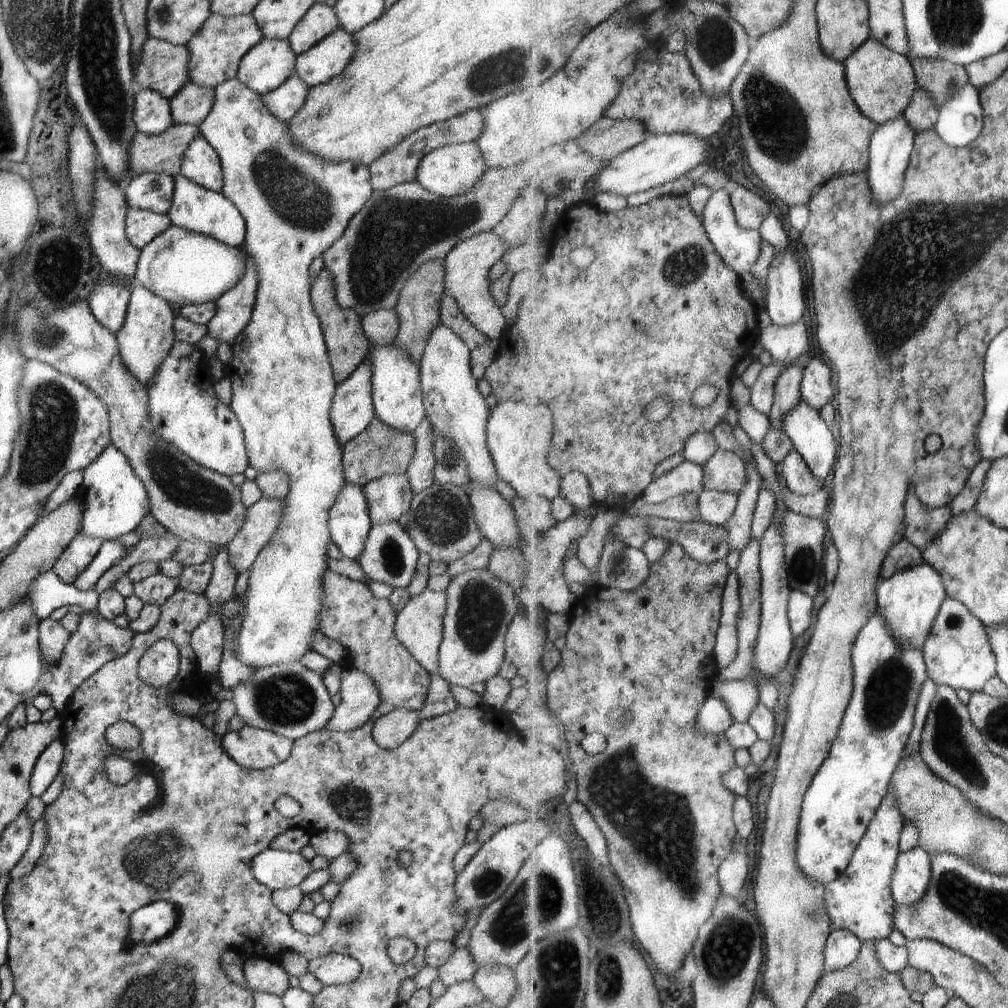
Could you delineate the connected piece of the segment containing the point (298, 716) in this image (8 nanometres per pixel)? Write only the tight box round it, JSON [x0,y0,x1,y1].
[231,661,335,742]

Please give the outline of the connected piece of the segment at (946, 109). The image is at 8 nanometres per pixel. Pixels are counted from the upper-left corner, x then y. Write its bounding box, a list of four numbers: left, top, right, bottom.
[936,78,985,148]

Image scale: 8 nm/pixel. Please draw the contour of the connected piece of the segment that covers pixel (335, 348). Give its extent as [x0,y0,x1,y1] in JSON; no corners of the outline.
[309,268,370,383]

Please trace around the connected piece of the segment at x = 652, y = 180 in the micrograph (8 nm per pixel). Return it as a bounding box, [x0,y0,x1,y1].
[595,135,708,198]

